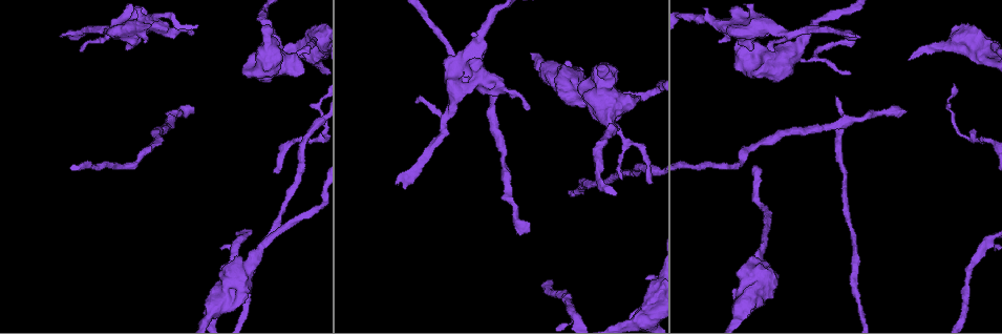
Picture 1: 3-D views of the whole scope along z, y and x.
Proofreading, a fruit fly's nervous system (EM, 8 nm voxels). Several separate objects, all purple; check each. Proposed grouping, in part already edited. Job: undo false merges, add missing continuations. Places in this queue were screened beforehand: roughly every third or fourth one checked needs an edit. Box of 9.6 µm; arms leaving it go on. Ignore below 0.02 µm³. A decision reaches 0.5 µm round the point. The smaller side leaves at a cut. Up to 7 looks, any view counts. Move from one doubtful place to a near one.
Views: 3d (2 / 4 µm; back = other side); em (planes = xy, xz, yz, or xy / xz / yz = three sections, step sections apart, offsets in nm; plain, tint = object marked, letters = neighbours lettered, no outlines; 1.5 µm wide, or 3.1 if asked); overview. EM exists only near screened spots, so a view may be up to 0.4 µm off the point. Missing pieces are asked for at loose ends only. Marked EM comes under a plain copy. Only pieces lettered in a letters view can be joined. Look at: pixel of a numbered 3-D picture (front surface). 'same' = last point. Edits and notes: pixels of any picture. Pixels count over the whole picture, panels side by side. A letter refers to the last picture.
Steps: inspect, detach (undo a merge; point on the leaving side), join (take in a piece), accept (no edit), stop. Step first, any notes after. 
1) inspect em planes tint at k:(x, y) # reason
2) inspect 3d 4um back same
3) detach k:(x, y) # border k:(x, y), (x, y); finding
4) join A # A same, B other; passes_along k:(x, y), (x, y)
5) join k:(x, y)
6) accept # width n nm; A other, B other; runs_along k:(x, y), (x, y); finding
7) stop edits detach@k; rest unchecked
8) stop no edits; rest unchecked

inspect 3d 4um at 1:(261, 29)

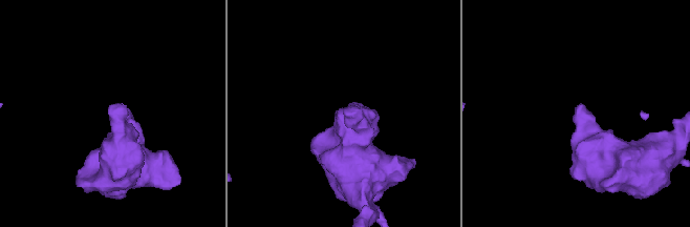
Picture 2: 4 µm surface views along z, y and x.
inspect em planes letters at 2:(581, 106) # shape alone is not enough

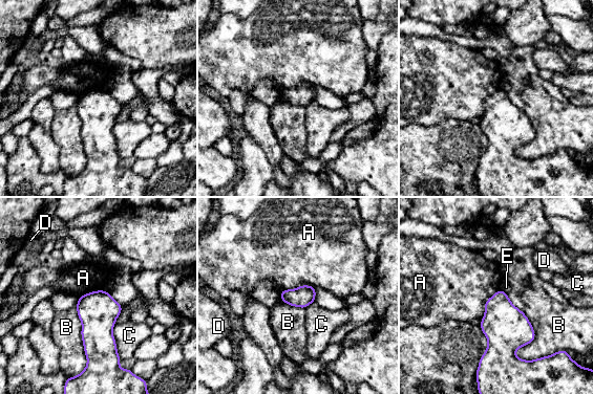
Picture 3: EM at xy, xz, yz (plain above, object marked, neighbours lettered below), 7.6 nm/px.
accept # A other, B other, C other, D other, E other; border 3:(501, 288), (506, 293); none of them fits

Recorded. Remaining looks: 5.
inspect em planes letters at 1:(854, 37) # free end

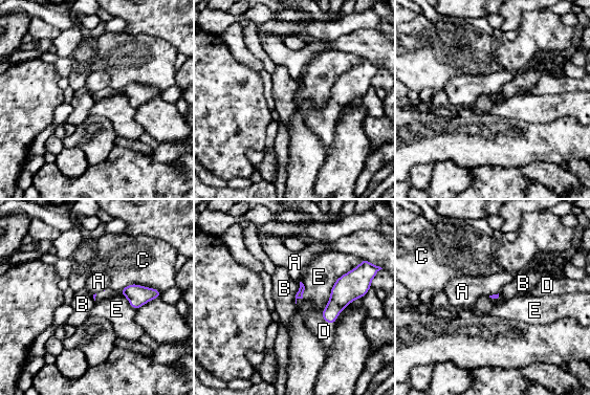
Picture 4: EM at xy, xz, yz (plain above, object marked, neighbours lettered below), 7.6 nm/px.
join 4:(324, 331) # A other, B other, C other, D same, E other; passes_along 4:(343, 293), (327, 322), (324, 331); it goes on there

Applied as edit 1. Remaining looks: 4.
inspect em planes letters at 1:(529, 231) # free end

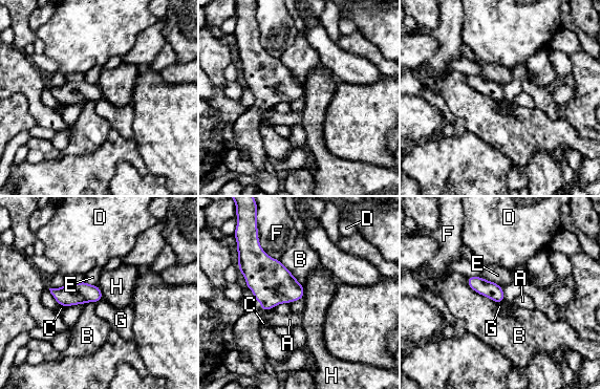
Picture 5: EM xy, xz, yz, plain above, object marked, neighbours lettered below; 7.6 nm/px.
accept # A other, B other, C other, D other, E other, F other, G other, H other; border 5:(102, 298), (95, 303); no lettered piece goes on from it

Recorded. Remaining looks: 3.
stop edits join@4; rest unchecked

